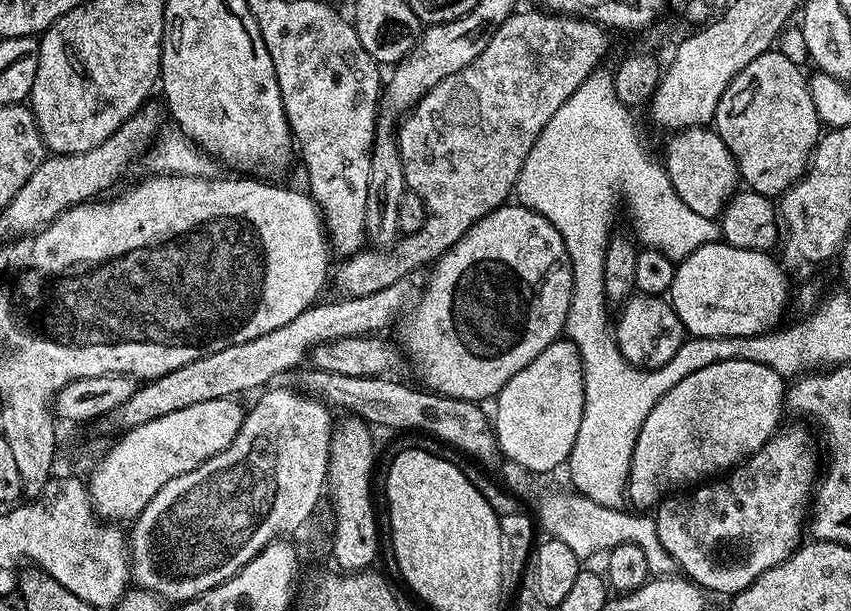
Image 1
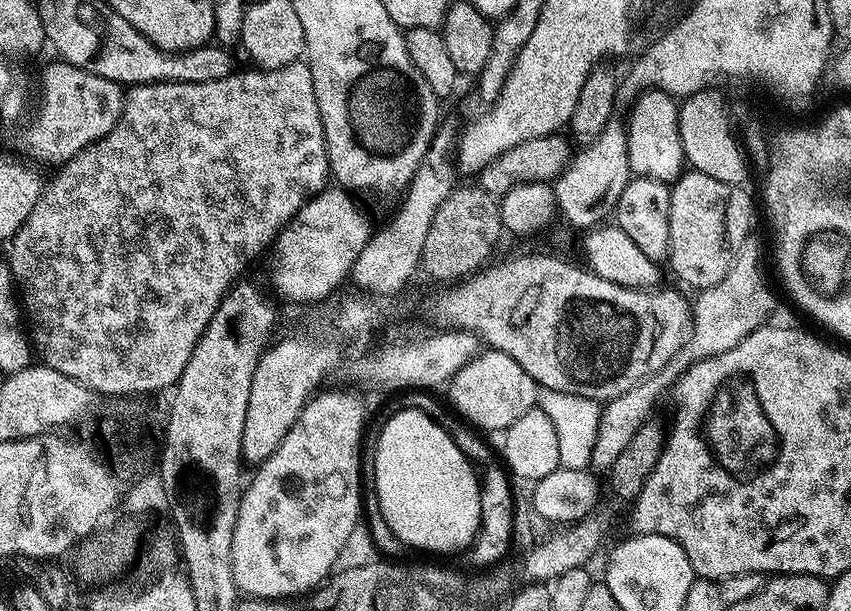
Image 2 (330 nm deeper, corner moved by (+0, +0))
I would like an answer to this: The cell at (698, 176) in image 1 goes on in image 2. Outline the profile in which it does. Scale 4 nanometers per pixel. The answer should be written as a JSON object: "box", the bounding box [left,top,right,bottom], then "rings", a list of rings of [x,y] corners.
{"box":[626,90,686,182],"rings":[[[647,90],[636,97],[630,111],[632,113],[626,116],[626,129],[628,157],[633,173],[665,182],[676,180],[686,168],[682,138],[678,130],[680,110],[677,101],[666,92]]]}

